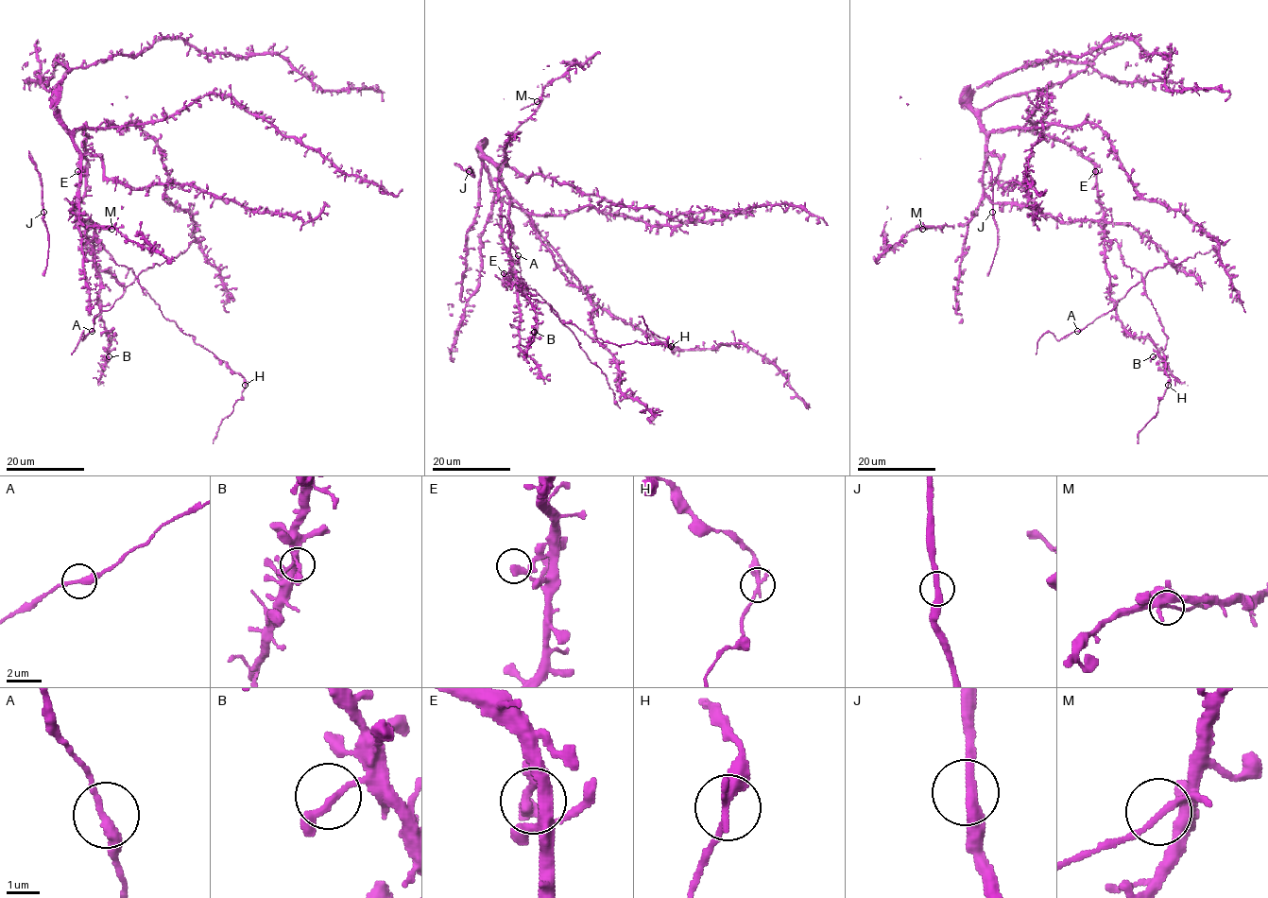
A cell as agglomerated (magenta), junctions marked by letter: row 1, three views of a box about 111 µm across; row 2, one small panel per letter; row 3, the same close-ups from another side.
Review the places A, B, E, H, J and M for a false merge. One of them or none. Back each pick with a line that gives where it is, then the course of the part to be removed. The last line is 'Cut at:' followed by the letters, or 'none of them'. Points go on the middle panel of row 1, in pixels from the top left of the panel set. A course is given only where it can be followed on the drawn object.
H: place (671, 346); course (671, 346), (638, 341), (618, 345), (591, 338), (576, 325), (560, 320), (550, 304), (528, 298), (518, 279)
Cut at: H

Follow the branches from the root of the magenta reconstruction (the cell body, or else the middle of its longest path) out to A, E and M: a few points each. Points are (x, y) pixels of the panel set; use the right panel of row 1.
A: (989, 131), (1057, 137), (1096, 169), (1104, 246), (1108, 250), (1114, 240), (1123, 265), (1143, 279), (1077, 331)
E: (989, 131), (1018, 129), (1057, 137), (1070, 143), (1094, 165), (1095, 171)
M: (989, 131), (983, 199), (978, 210), (965, 223), (922, 229)

